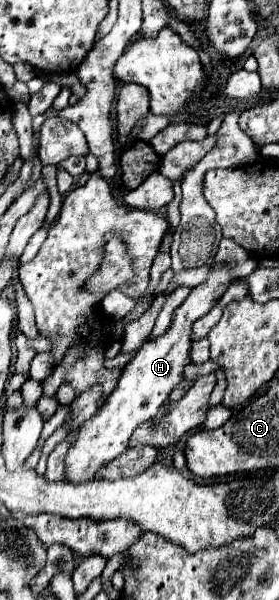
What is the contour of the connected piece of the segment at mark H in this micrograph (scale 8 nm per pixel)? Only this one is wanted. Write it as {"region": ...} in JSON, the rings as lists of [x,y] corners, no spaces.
{"region":[[[221,265],[219,269],[211,269],[207,281],[195,287],[193,293],[185,299],[185,303],[175,309],[169,329],[161,337],[157,337],[155,341],[147,341],[143,349],[139,349],[135,359],[123,369],[119,385],[111,393],[107,403],[99,409],[99,413],[91,421],[85,421],[75,433],[75,441],[67,453],[67,471],[65,471],[67,481],[75,481],[75,483],[89,481],[101,465],[115,459],[119,453],[127,449],[131,433],[141,423],[155,417],[155,413],[159,411],[171,389],[181,381],[185,365],[191,363],[189,349],[191,349],[193,323],[211,311],[215,297],[223,295],[229,283],[231,283],[231,271],[227,265]]]}

